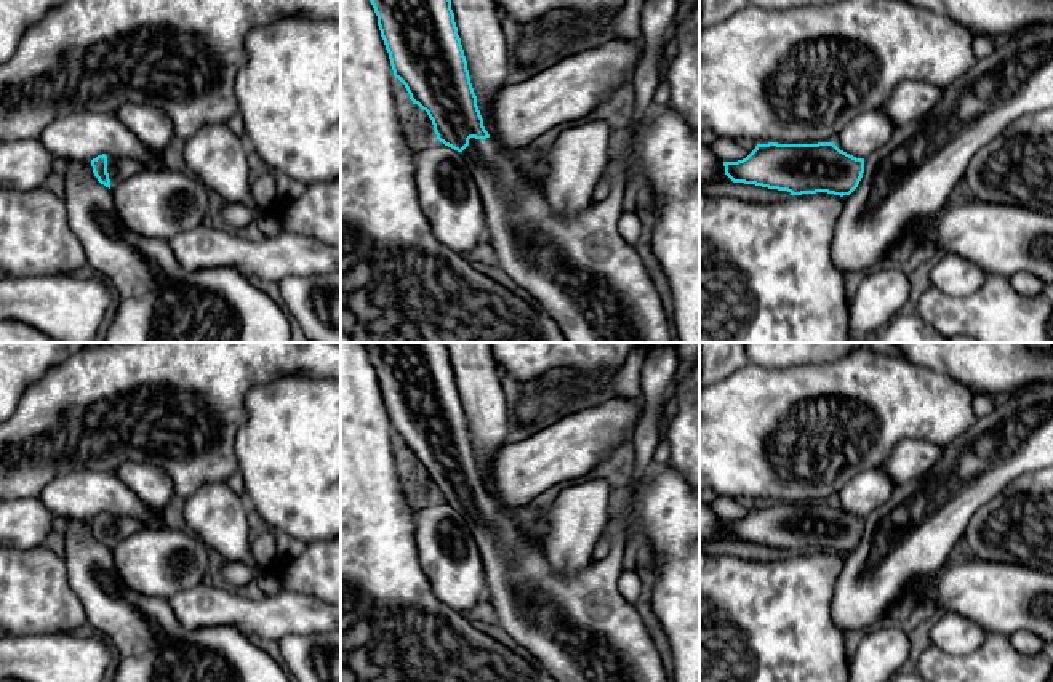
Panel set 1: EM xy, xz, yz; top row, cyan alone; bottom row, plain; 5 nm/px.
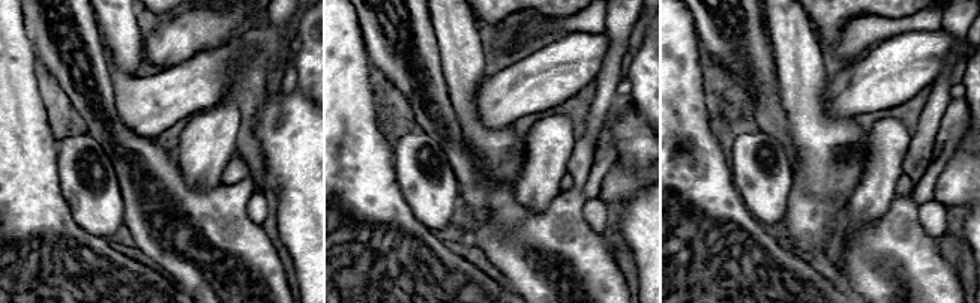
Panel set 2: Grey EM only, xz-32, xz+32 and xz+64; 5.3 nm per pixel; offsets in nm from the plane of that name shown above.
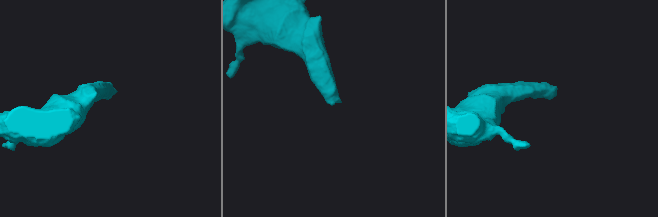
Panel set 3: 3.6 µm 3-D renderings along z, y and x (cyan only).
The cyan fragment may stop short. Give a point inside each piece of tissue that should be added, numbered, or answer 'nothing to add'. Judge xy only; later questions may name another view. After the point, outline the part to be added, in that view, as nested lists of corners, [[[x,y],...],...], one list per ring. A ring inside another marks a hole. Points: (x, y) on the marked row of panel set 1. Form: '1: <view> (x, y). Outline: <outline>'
1: xy (119, 168). Outline: [[[107,155],[107,173],[112,191],[125,179],[142,170],[146,170],[146,166],[134,158]]]

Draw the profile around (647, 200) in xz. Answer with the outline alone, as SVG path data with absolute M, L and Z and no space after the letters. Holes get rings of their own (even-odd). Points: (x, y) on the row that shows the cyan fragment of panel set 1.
M643 187L637 197L637 210L650 211L655 215L655 211L658 210L658 205L659 205L659 200L656 194L651 189Z

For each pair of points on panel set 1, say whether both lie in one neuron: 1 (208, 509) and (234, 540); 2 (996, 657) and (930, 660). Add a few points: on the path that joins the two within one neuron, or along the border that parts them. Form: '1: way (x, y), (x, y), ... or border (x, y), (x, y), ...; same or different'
1: way (216, 517), (228, 532); same
2: way (980, 665), (946, 665); same

